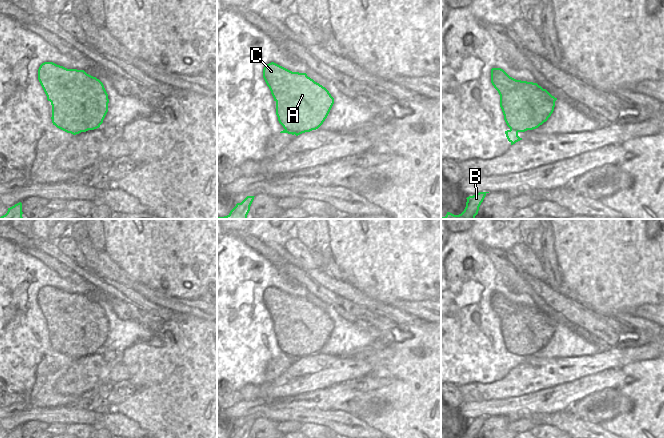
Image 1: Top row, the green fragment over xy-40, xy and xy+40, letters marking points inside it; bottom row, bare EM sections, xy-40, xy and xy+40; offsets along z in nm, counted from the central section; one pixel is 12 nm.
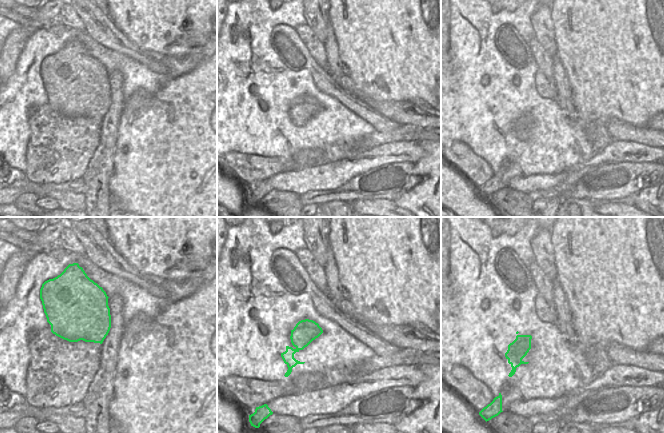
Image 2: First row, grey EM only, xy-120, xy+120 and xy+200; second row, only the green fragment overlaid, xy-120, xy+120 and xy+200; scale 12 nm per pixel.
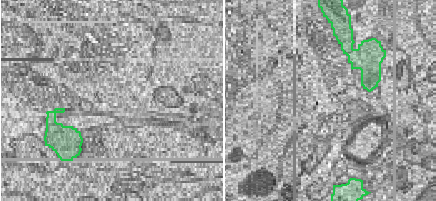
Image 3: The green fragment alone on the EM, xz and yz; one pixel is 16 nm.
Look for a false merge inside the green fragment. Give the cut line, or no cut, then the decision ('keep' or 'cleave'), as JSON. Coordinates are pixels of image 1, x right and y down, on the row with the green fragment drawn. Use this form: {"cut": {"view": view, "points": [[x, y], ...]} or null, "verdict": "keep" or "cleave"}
{"cut": {"view": "xy+40", "points": [[510, 128], [518, 131]]}, "verdict": "cleave"}

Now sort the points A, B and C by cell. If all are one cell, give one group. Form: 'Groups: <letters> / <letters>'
Groups: A C / B

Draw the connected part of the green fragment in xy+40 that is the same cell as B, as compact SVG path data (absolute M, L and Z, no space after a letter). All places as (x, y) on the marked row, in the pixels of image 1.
M479 192L473 196L467 197L466 207L461 214L454 215L447 212L446 216L441 217L441 219L475 219L475 216L478 214L479 207L487 193L489 192Z

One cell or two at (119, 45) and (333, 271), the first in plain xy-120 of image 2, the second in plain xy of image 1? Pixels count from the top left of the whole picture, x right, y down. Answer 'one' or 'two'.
one

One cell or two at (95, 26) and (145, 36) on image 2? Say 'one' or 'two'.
two

